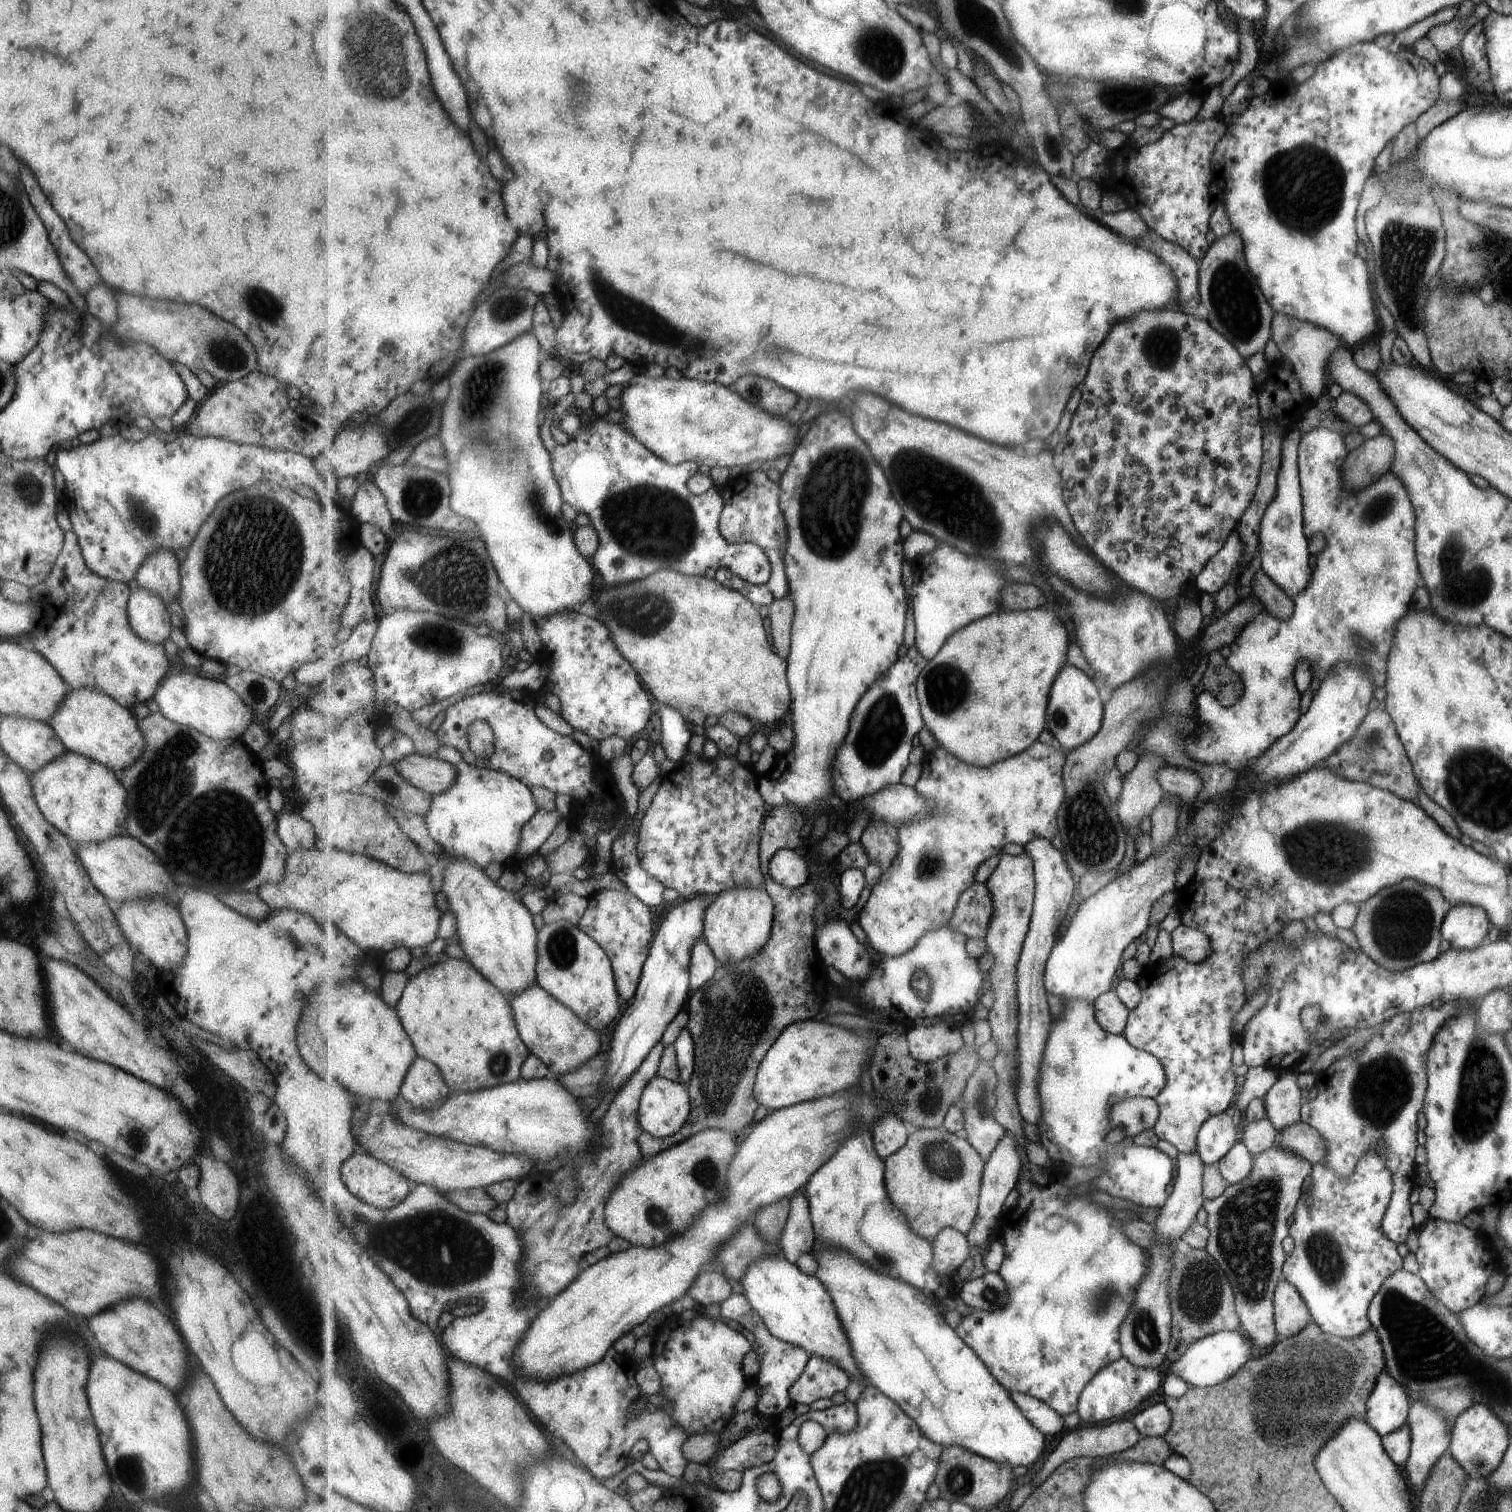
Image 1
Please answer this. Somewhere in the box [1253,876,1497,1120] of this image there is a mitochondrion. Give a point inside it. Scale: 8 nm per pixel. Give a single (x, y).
(1401, 925)

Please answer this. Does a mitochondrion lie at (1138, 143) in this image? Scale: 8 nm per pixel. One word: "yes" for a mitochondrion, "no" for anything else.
no

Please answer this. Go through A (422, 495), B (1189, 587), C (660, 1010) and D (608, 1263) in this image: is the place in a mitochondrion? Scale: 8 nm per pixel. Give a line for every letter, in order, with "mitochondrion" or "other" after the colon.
A: mitochondrion
B: other
C: other
D: other

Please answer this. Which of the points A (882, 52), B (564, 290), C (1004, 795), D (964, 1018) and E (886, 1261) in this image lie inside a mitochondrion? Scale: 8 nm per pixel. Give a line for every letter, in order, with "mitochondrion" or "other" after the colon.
A: mitochondrion
B: mitochondrion
C: other
D: other
E: mitochondrion

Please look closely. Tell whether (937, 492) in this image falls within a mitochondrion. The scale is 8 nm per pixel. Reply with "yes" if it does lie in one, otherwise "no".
yes

